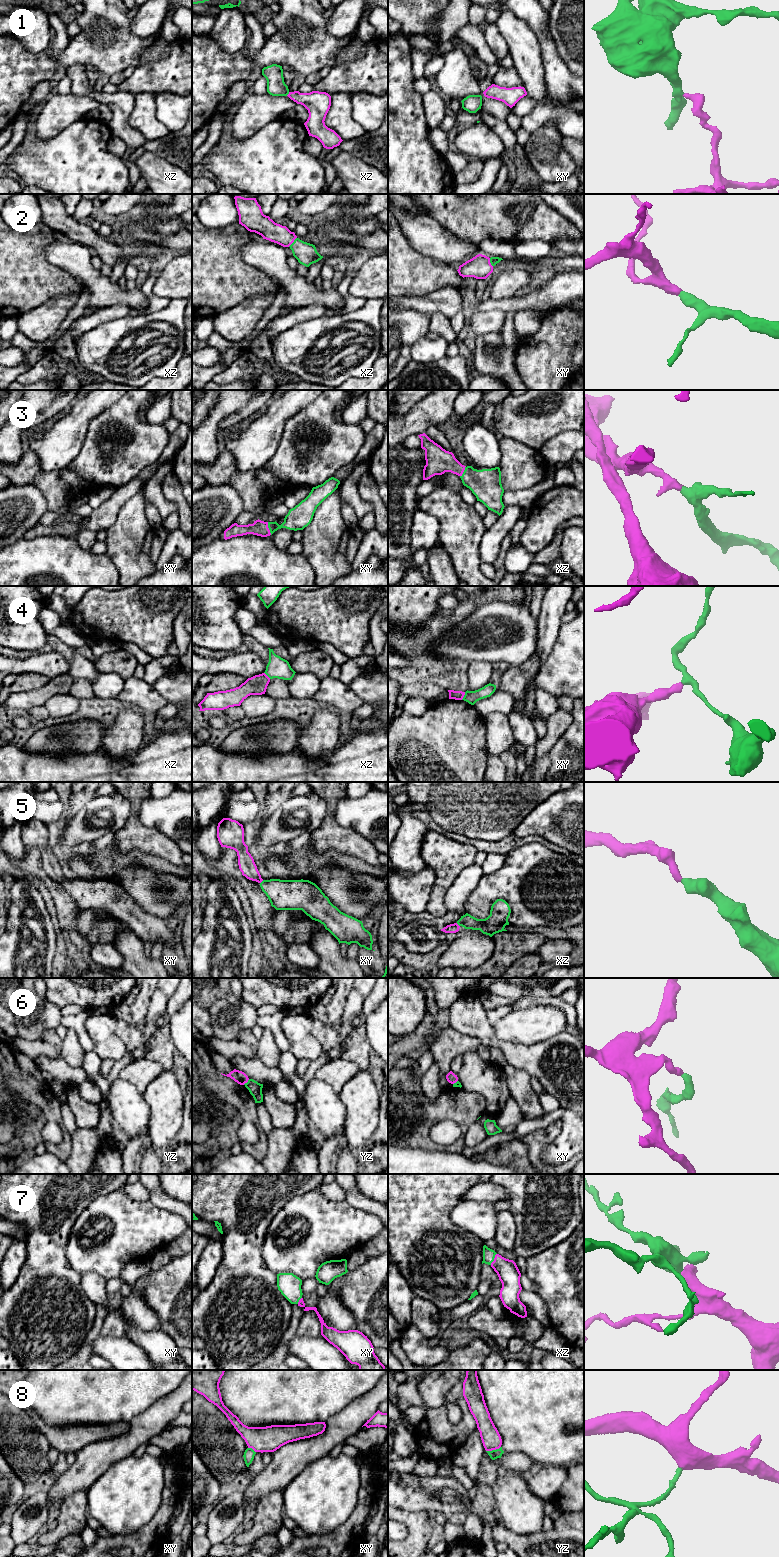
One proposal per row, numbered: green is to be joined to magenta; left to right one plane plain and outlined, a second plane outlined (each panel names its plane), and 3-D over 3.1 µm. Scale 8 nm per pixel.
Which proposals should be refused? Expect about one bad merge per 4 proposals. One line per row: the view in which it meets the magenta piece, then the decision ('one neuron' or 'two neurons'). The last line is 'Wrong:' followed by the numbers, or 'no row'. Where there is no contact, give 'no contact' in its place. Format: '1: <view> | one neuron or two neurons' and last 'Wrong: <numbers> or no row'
1: xz | one neuron
2: xz | one neuron
3: xy | one neuron
4: xy | two neurons
5: xy | one neuron
6: yz | two neurons
7: xz | one neuron
8: yz | two neurons
Wrong: 4, 6, 8

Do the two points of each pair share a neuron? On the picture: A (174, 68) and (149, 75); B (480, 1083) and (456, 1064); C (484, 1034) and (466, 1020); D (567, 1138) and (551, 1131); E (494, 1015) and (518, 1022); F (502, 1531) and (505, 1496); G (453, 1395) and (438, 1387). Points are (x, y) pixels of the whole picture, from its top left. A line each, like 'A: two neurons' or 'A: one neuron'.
A: one neuron
B: two neurons
C: one neuron
D: two neurons
E: two neurons
F: two neurons
G: two neurons

